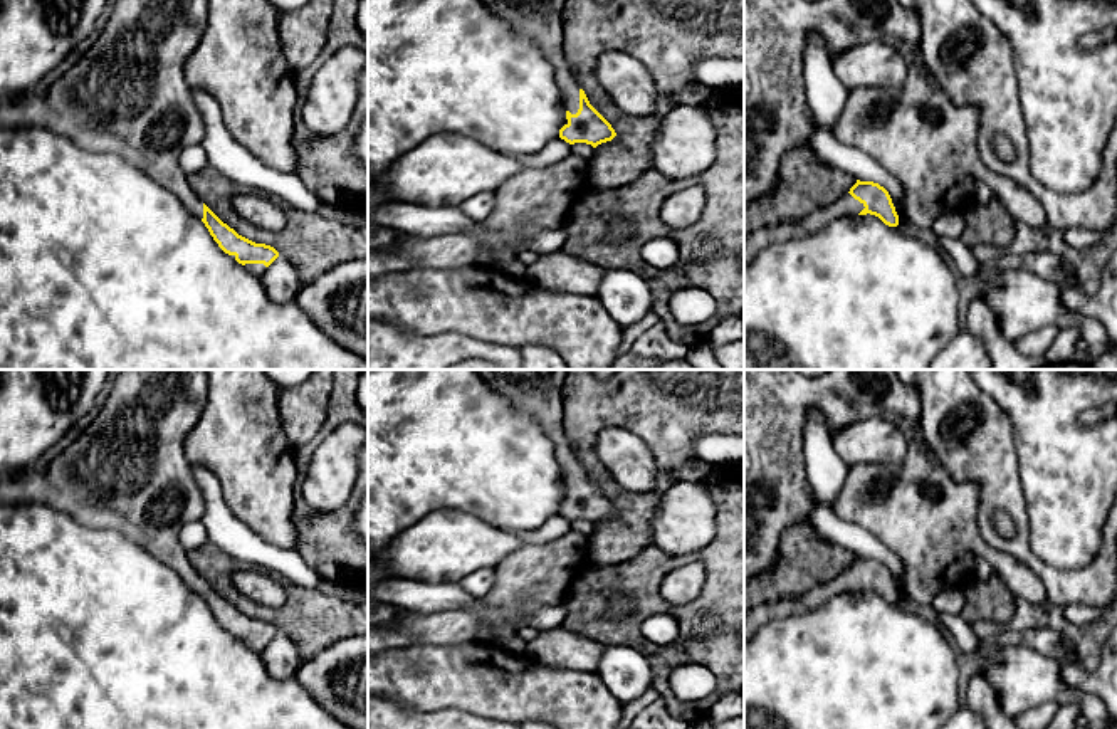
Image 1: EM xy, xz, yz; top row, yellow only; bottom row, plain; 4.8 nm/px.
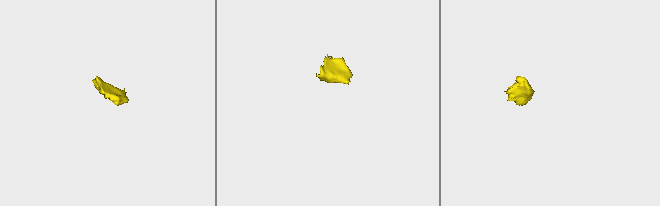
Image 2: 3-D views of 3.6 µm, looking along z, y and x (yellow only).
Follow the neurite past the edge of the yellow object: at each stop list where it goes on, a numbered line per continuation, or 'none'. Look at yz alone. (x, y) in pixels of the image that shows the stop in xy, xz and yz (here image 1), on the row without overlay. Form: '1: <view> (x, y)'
1: yz (756, 617)

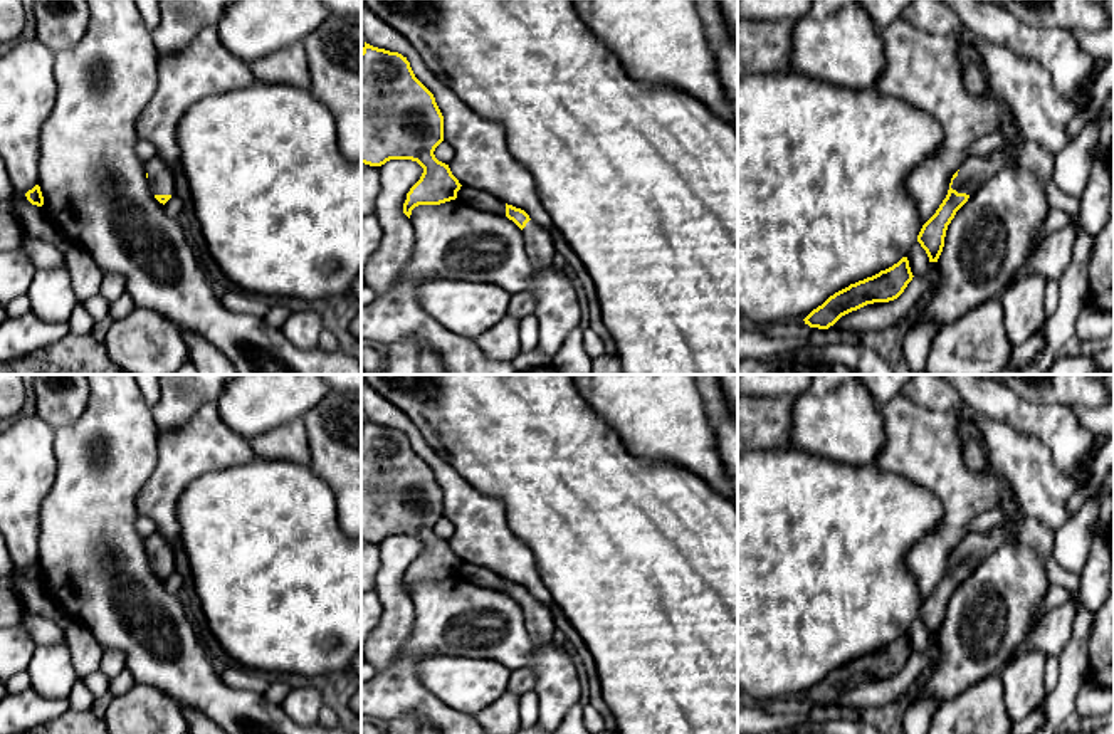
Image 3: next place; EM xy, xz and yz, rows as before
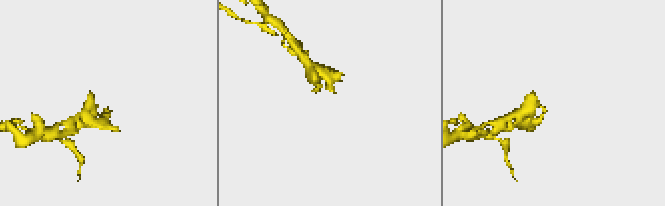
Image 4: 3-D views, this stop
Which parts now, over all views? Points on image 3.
1: yz (973, 546)

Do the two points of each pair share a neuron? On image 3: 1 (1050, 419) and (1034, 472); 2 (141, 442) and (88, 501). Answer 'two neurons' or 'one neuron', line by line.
1: two neurons
2: one neuron

